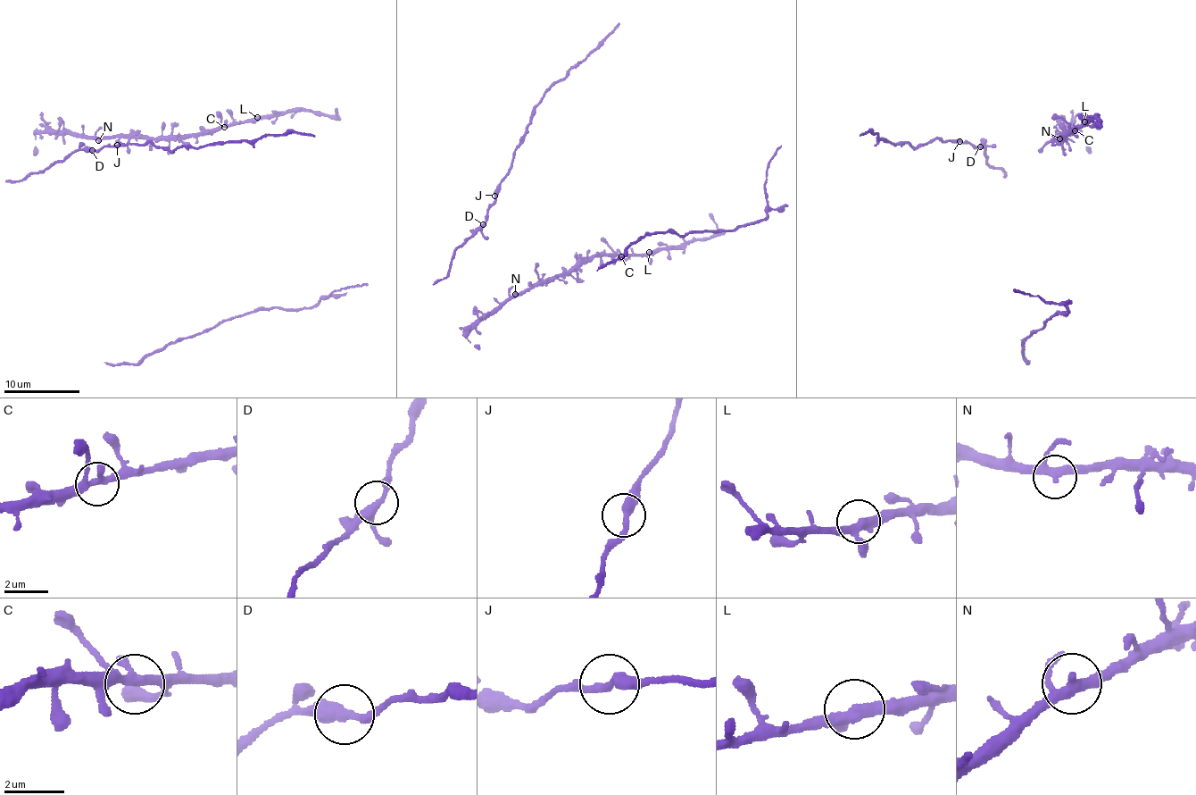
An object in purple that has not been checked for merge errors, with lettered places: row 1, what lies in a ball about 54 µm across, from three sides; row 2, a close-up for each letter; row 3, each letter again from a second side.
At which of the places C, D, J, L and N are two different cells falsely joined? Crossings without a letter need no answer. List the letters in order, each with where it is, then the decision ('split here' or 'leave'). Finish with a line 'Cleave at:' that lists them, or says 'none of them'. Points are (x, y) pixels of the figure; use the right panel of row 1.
C: (1075, 130) | leave
D: (980, 146) | leave
J: (959, 141) | leave
L: (1084, 121) | leave
N: (1059, 138) | leave
Cleave at: none of them

